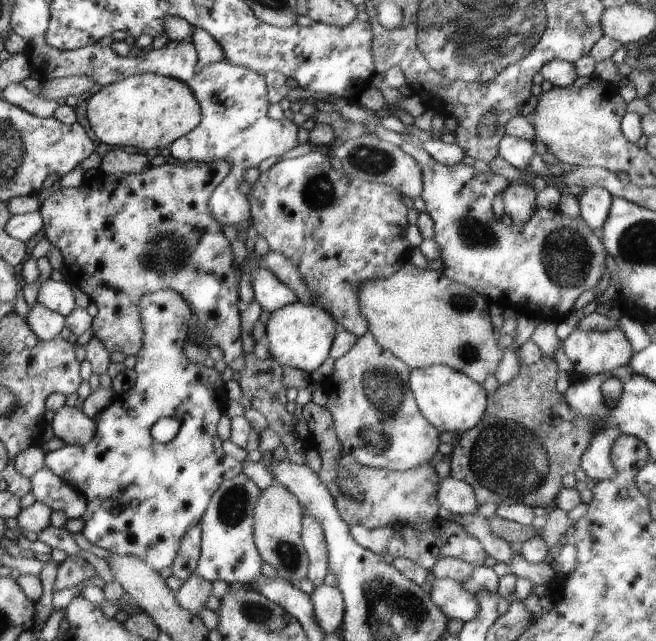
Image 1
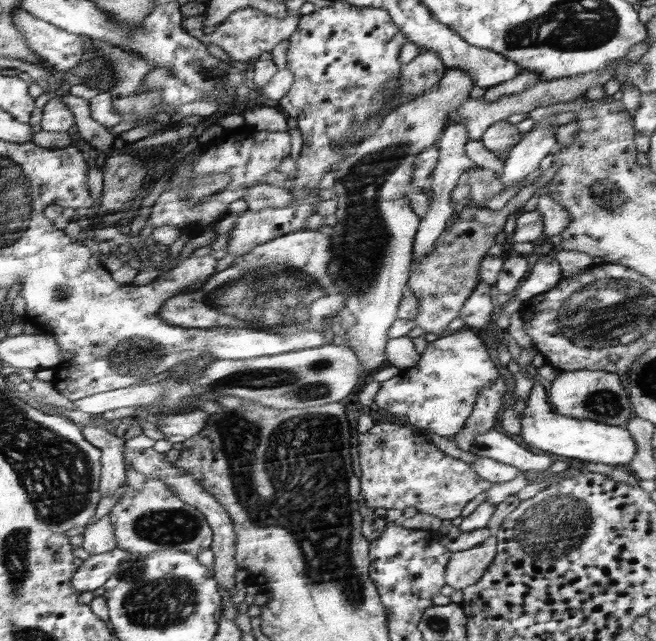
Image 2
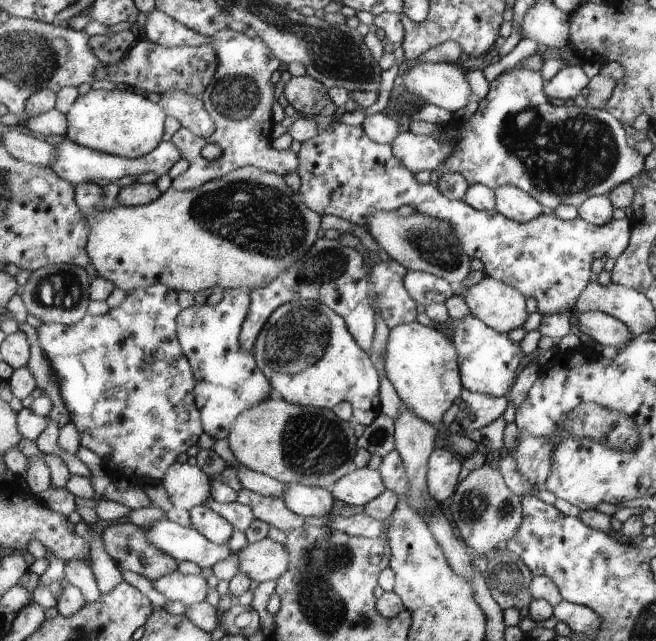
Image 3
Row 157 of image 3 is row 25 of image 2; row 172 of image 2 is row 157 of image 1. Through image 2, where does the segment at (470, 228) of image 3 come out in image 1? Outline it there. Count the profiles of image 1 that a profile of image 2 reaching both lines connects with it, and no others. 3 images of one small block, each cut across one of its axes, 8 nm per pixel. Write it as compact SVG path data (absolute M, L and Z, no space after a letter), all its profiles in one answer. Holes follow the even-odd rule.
M311 152L293 159L278 161L268 170L261 172L257 182L254 182L250 187L250 191L246 196L249 207L251 208L251 221L254 228L259 232L259 236L262 236L262 238L266 240L270 251L280 253L295 263L306 286L311 291L311 300L313 303L331 312L332 316L335 316L335 319L340 323L342 329L346 329L357 337L366 335L369 331L369 324L367 318L360 310L357 287L367 279L387 279L389 276L392 276L404 263L409 262L408 254L410 254L410 250L414 248L409 242L404 240L404 230L406 230L406 226L409 225L408 218L406 218L406 210L408 210L408 208L402 204L400 191L384 183L371 183L362 179L352 178L348 175L339 177L339 174L332 170L327 154Z

